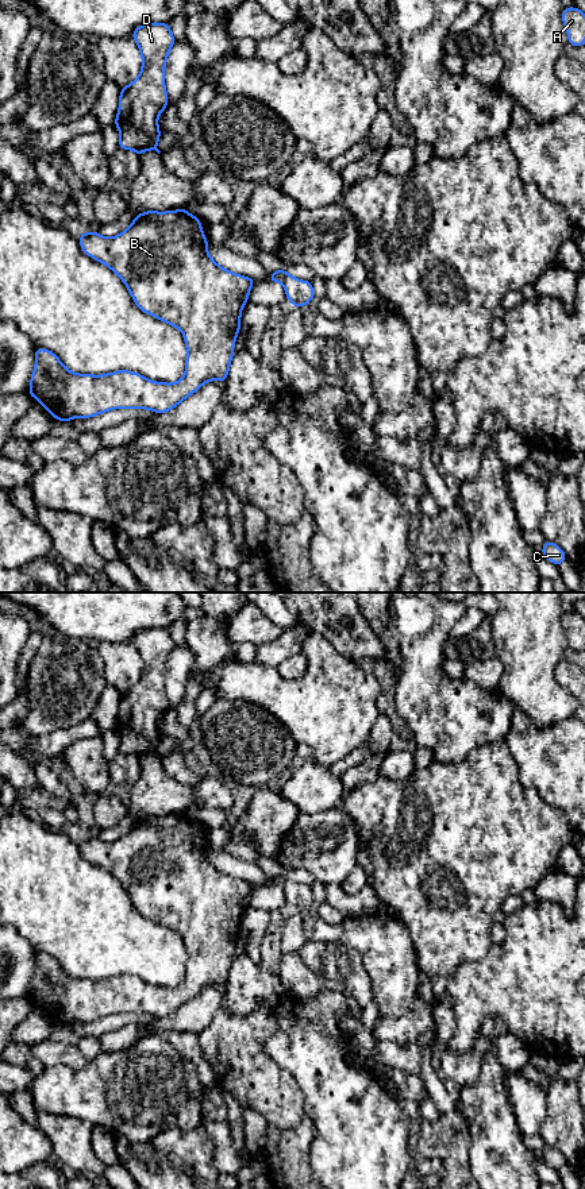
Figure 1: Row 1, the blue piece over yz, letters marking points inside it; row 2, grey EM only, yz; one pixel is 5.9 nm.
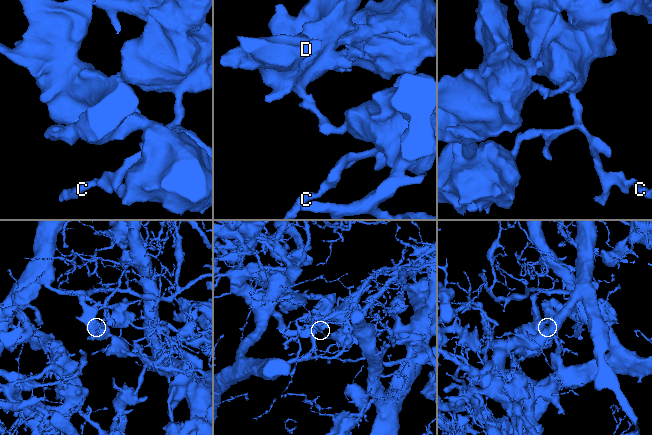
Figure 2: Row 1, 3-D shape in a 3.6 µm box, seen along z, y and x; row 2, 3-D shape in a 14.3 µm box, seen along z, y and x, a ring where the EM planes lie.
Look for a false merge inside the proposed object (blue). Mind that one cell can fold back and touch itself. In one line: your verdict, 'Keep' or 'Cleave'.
Cleave

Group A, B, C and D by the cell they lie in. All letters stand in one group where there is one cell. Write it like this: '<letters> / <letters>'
A C / B D

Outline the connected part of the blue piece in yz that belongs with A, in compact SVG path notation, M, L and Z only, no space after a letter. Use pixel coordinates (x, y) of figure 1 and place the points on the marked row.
M576 7L563 8L562 22L569 43L576 47L585 45L585 13Z

